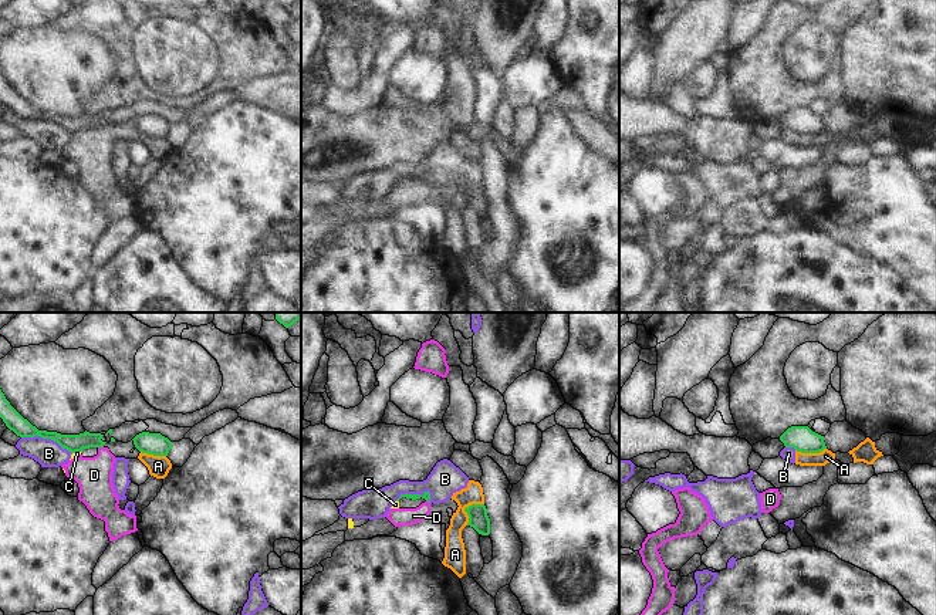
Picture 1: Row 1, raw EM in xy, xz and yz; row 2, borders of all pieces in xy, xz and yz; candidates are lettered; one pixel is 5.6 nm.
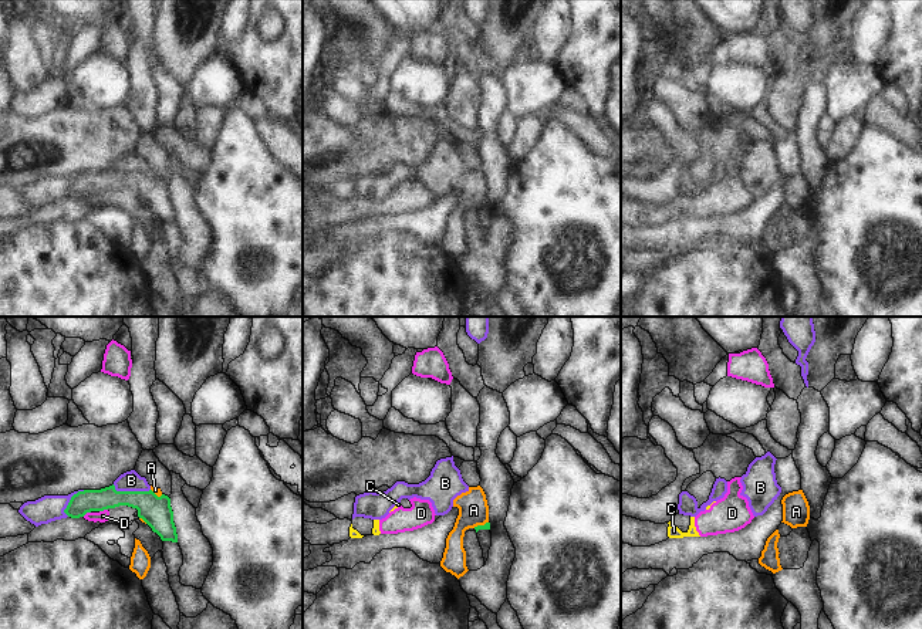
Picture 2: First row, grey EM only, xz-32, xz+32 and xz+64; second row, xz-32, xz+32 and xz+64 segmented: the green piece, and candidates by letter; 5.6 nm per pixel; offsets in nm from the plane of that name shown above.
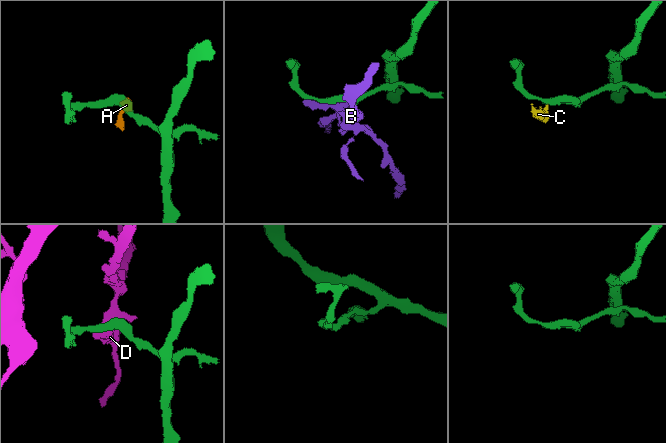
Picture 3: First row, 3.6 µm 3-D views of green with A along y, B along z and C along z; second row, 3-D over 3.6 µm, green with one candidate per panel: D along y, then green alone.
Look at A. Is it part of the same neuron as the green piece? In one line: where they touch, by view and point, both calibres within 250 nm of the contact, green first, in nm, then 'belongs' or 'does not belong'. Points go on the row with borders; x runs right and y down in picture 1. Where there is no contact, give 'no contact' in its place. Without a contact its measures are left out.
xz (466, 507) | 110/110 nm | does not belong

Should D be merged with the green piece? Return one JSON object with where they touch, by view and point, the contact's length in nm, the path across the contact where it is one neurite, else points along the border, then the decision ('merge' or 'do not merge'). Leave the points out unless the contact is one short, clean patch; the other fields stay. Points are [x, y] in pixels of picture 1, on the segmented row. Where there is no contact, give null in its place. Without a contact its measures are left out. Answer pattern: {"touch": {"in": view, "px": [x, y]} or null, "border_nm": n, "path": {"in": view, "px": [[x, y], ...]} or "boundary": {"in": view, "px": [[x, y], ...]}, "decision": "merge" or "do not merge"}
{"touch": {"in": "xy", "px": [101, 446]}, "border_nm": 30, "boundary": {"in": "xy", "px": [[98, 446], [102, 448]]}, "decision": "do not merge"}

